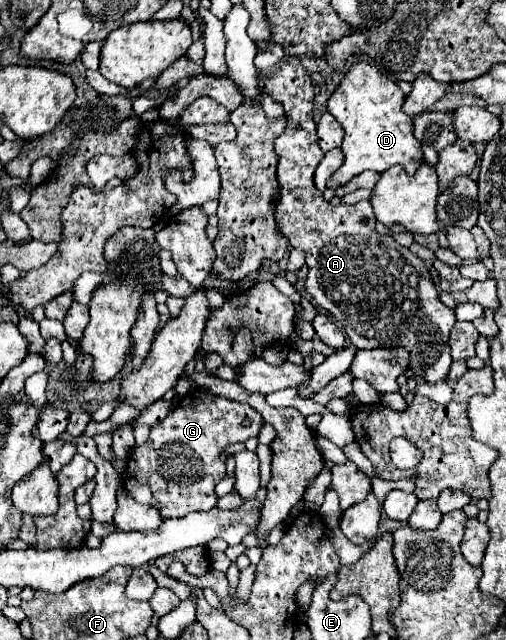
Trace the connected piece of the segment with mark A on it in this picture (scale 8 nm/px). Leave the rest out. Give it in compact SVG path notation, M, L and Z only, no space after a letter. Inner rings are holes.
M289 57L271 75L265 75L263 81L265 91L273 97L275 103L283 105L287 115L287 127L275 139L275 153L279 157L277 181L281 187L281 203L275 209L275 221L281 233L289 239L291 247L299 247L307 253L307 295L311 297L311 301L315 301L317 307L331 313L331 317L339 323L339 327L347 333L347 337L357 349L387 347L387 341L395 341L389 347L407 347L411 355L411 369L415 375L425 377L429 383L445 381L451 365L449 333L455 325L455 313L439 301L439 293L431 281L429 269L419 257L415 257L409 249L401 247L393 237L383 237L375 231L375 219L369 201L359 201L355 205L339 203L333 207L329 201L323 199L323 193L315 187L313 173L325 154L317 145L317 125L313 123L313 85L301 61L297 57Z

